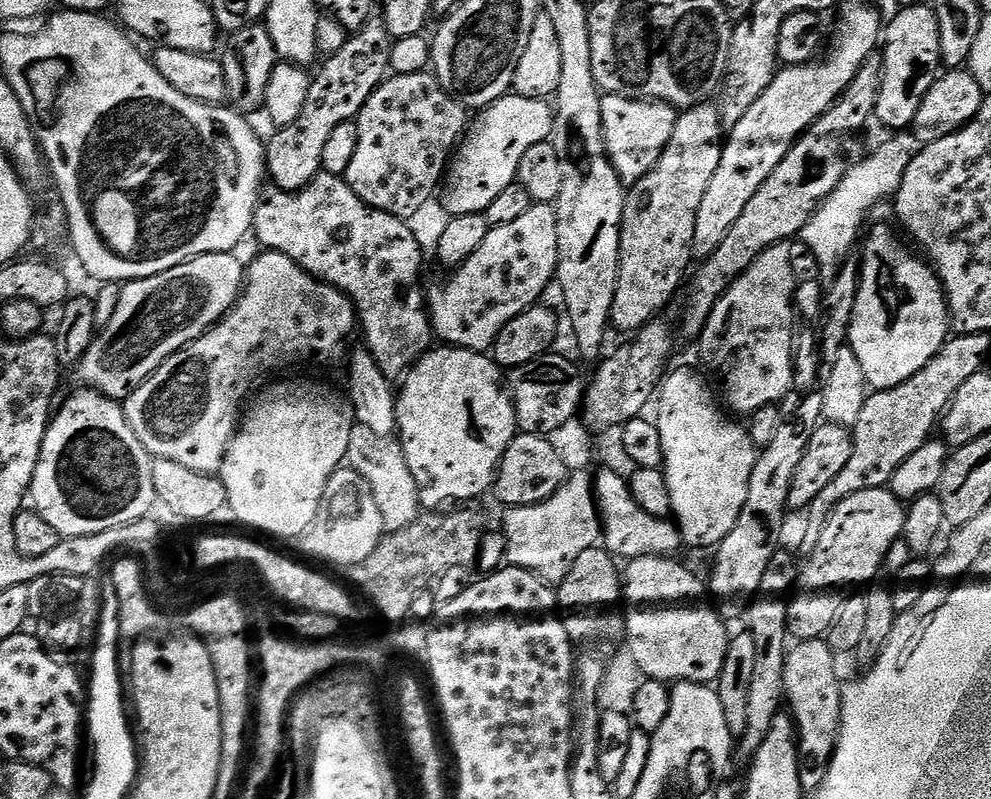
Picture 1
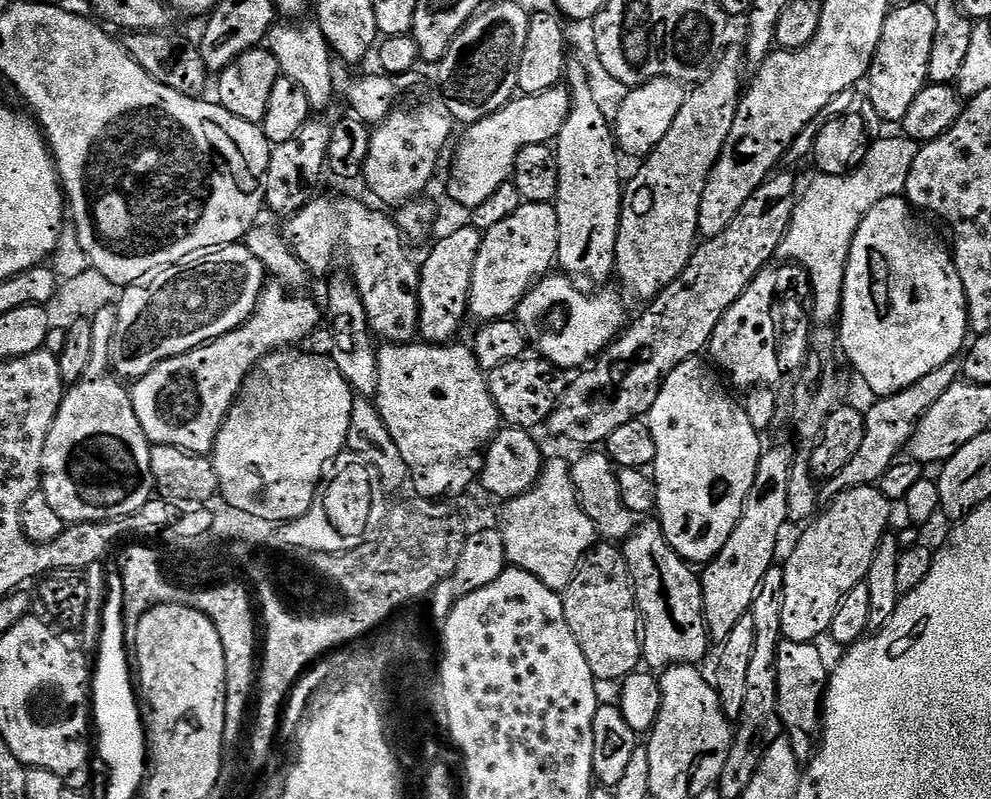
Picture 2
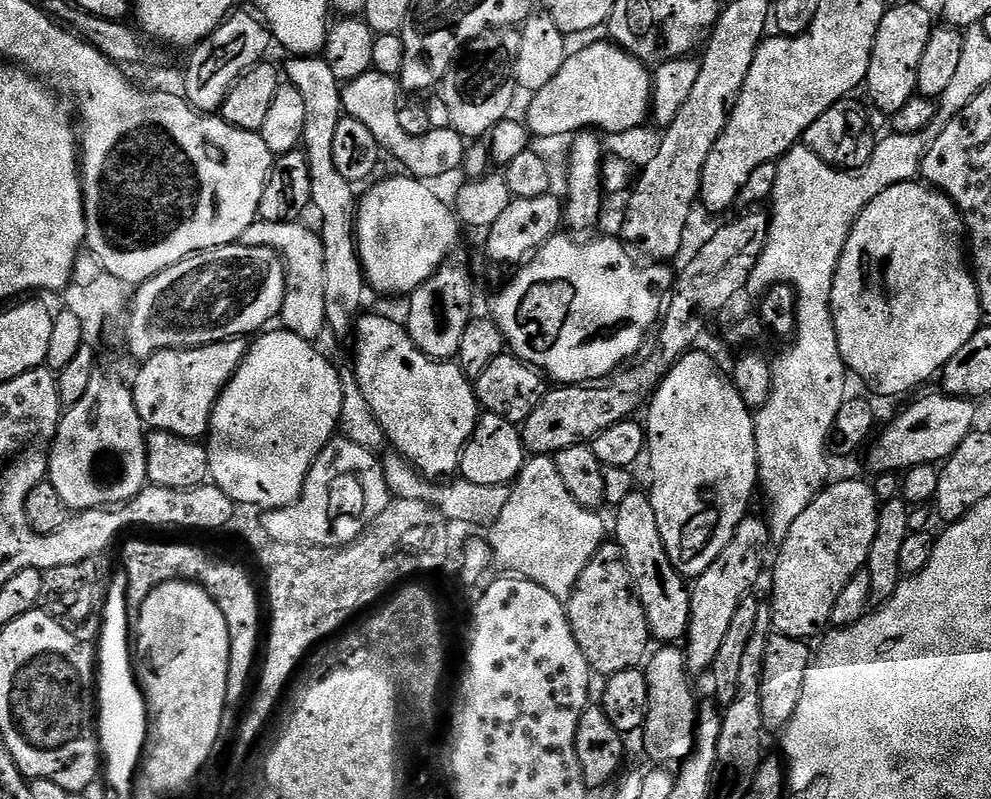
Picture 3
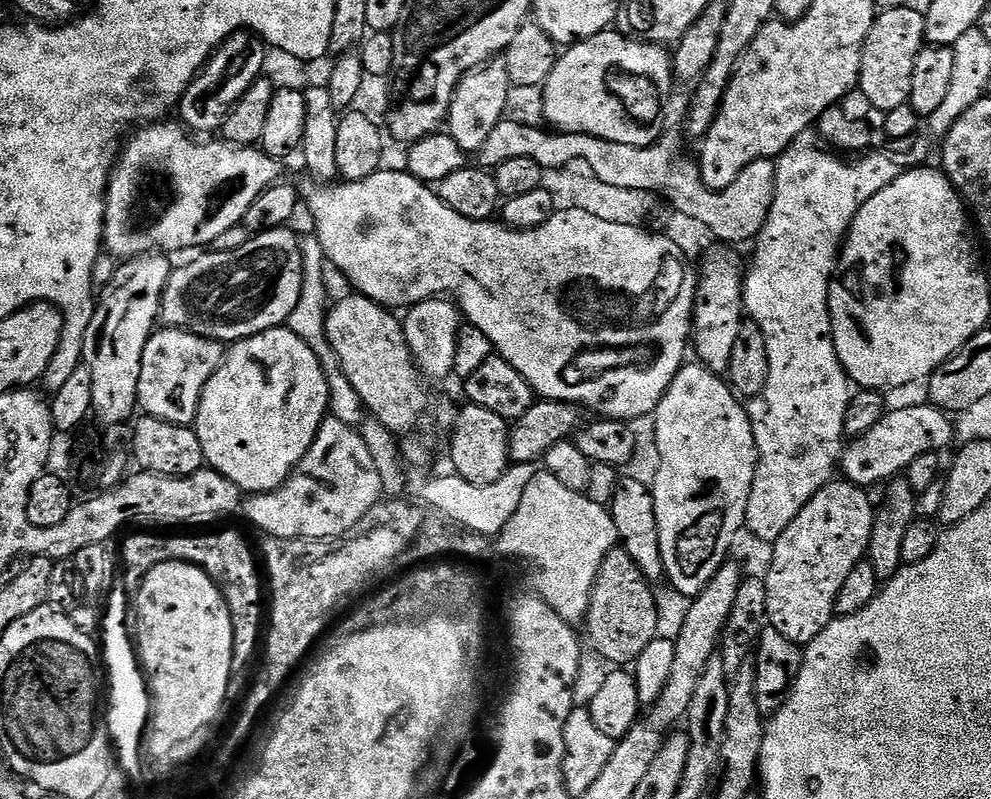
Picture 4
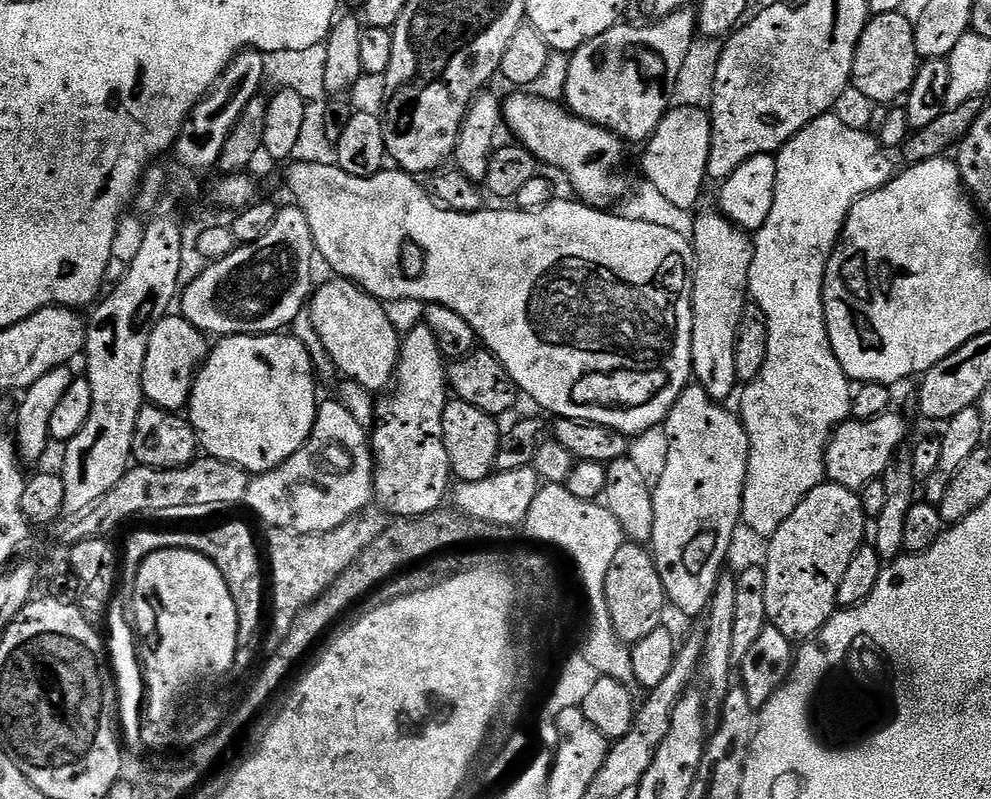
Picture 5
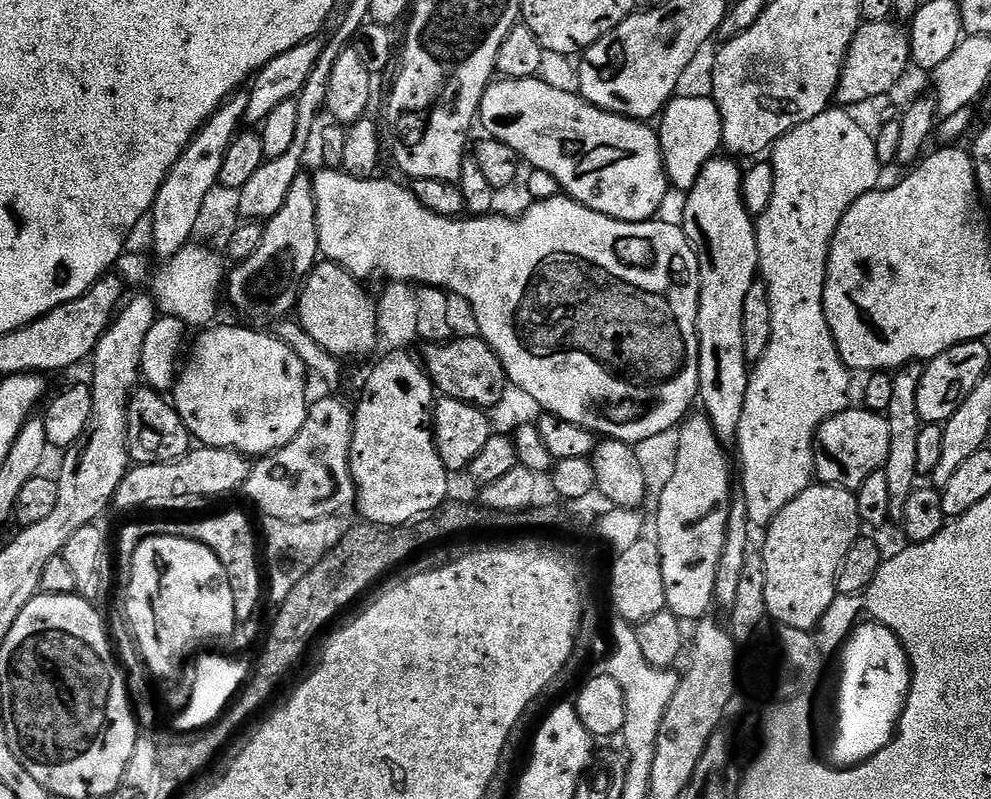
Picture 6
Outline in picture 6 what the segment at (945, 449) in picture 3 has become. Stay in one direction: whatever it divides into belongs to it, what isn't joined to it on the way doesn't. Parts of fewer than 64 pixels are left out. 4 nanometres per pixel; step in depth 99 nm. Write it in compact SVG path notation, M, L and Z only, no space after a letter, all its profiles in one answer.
M849 406L837 416L831 416L816 431L816 471L815 479L821 484L829 484L835 488L855 490L870 478L870 474L881 471L886 462L886 454L890 454L890 426L887 415L869 412L863 406Z

